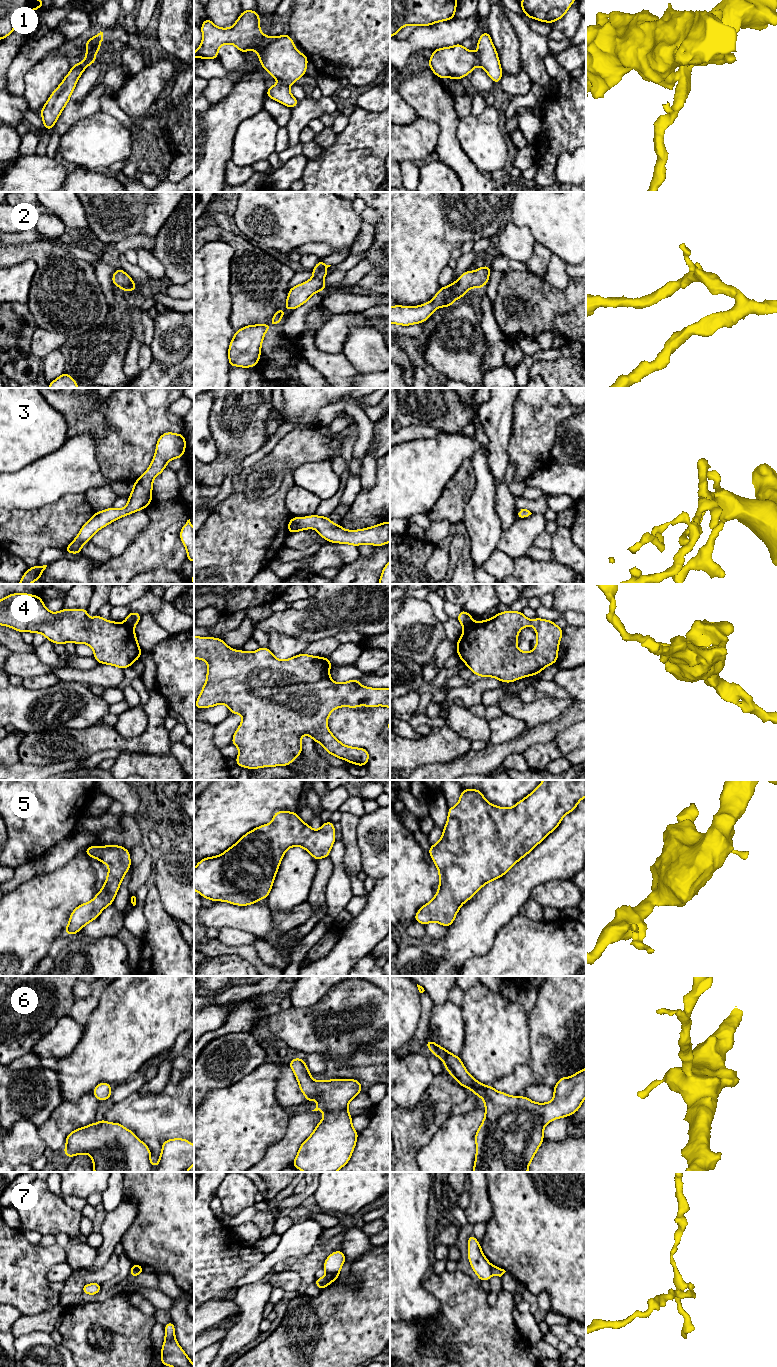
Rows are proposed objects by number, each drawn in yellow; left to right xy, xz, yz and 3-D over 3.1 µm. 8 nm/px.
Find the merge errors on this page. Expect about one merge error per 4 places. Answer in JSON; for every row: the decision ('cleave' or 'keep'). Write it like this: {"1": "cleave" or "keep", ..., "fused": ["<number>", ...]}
{"1": "cleave", "2": "keep", "3": "keep", "4": "cleave", "5": "keep", "6": "keep", "7": "cleave", "fused": ["1", "4", "7"]}

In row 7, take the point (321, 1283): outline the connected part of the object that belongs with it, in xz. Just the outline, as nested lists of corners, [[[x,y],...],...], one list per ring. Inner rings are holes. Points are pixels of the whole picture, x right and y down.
[[[327,1272],[325,1276],[322,1278],[315,1279],[315,1285],[320,1289],[324,1289],[325,1287],[329,1286],[334,1280],[339,1278],[338,1273],[330,1273]]]

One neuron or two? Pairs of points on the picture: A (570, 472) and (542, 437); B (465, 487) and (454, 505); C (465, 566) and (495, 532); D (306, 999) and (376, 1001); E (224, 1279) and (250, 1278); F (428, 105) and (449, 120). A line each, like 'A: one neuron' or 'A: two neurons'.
A: two neurons
B: one neuron
C: two neurons
D: two neurons
E: two neurons
F: one neuron

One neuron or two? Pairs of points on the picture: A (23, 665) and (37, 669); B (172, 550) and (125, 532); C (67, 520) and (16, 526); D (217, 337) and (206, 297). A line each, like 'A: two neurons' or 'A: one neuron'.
A: one neuron
B: two neurons
C: one neuron
D: one neuron

